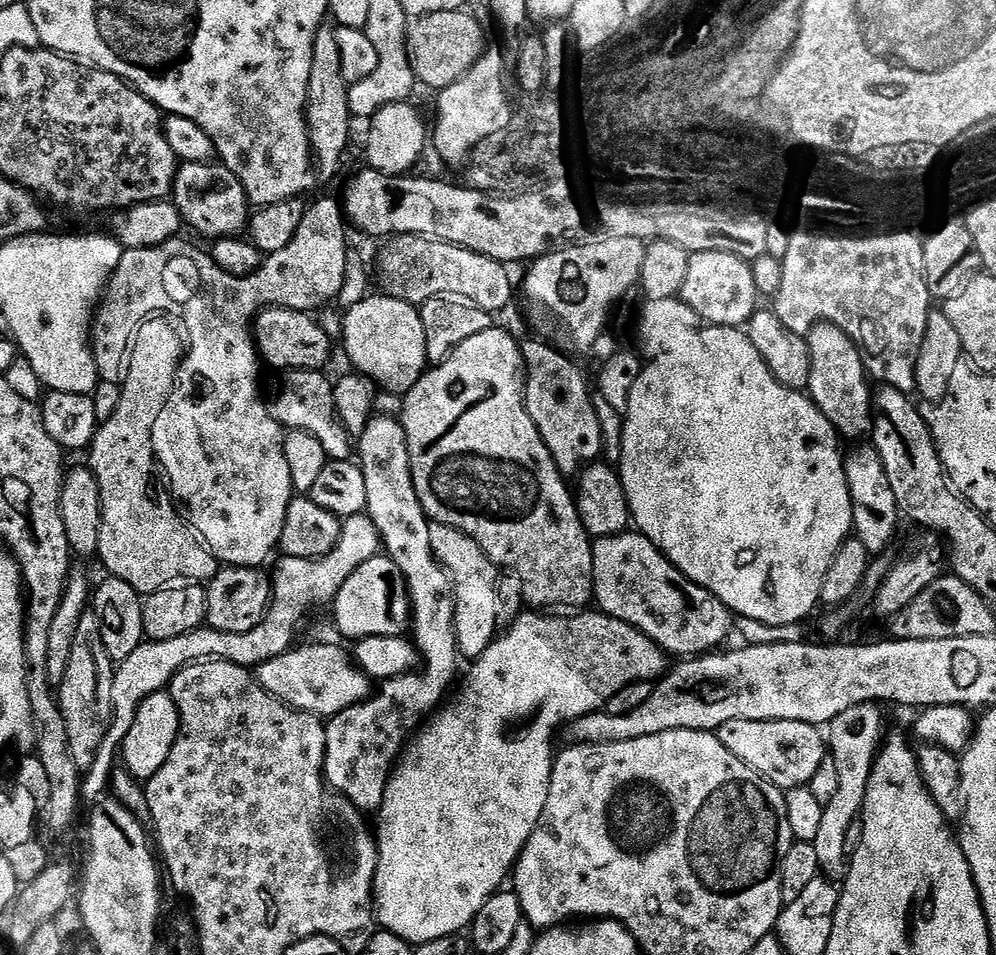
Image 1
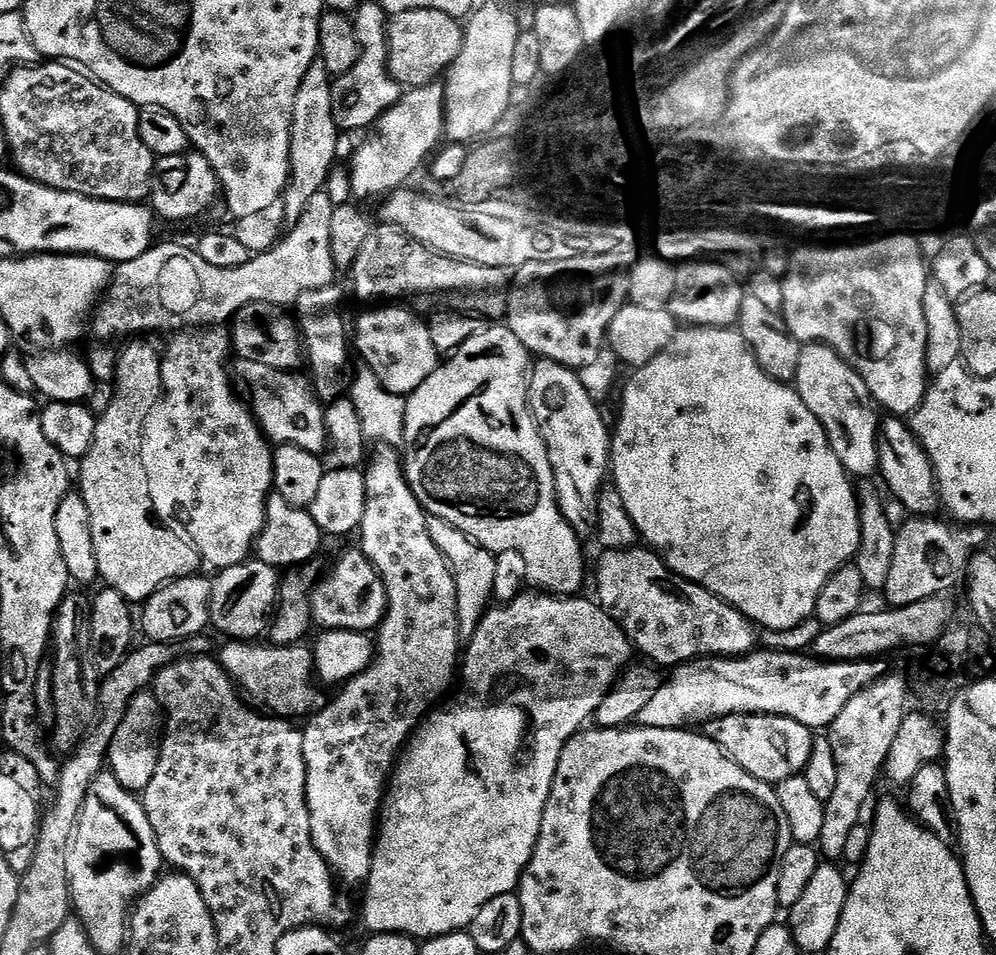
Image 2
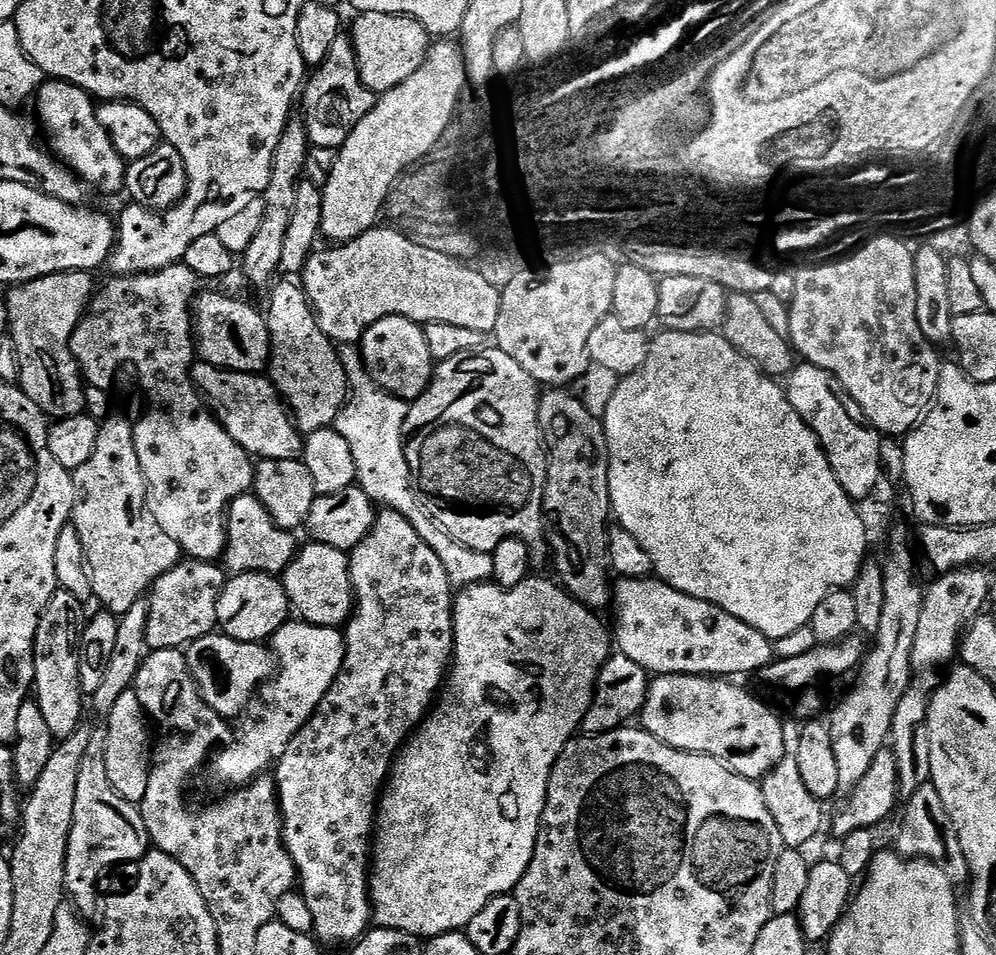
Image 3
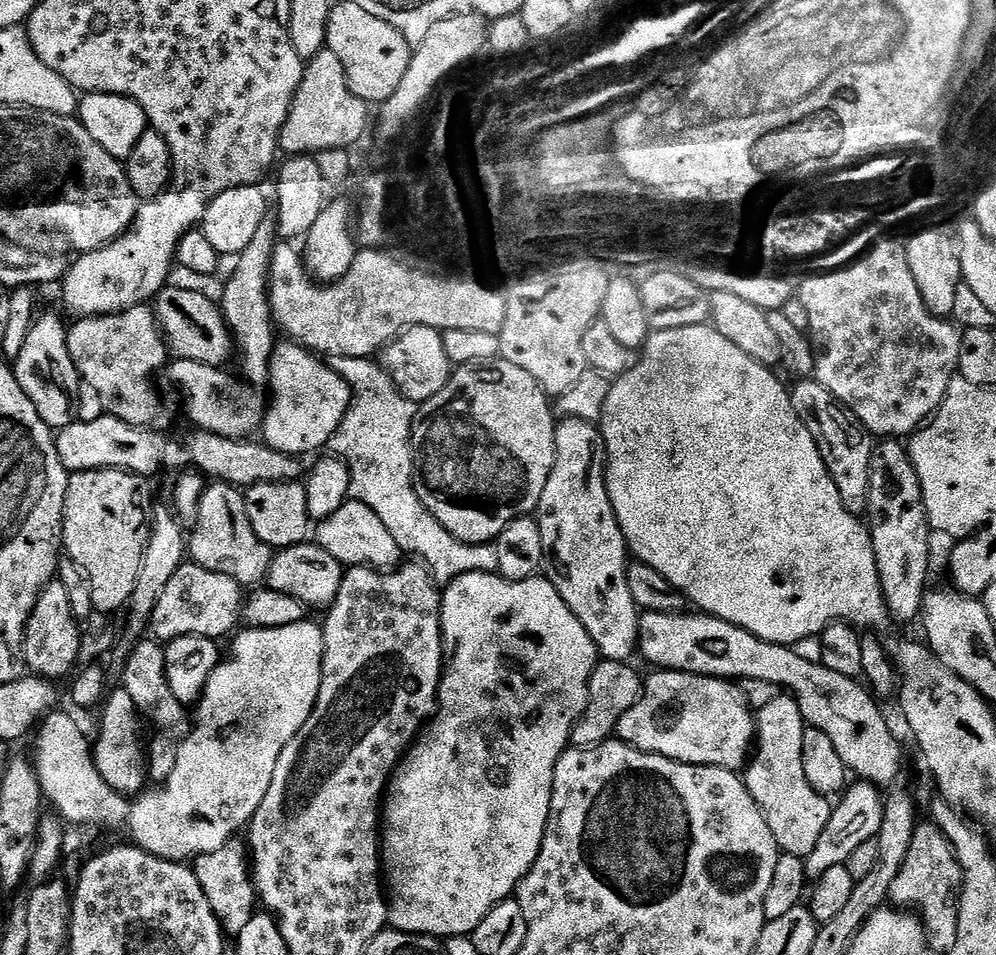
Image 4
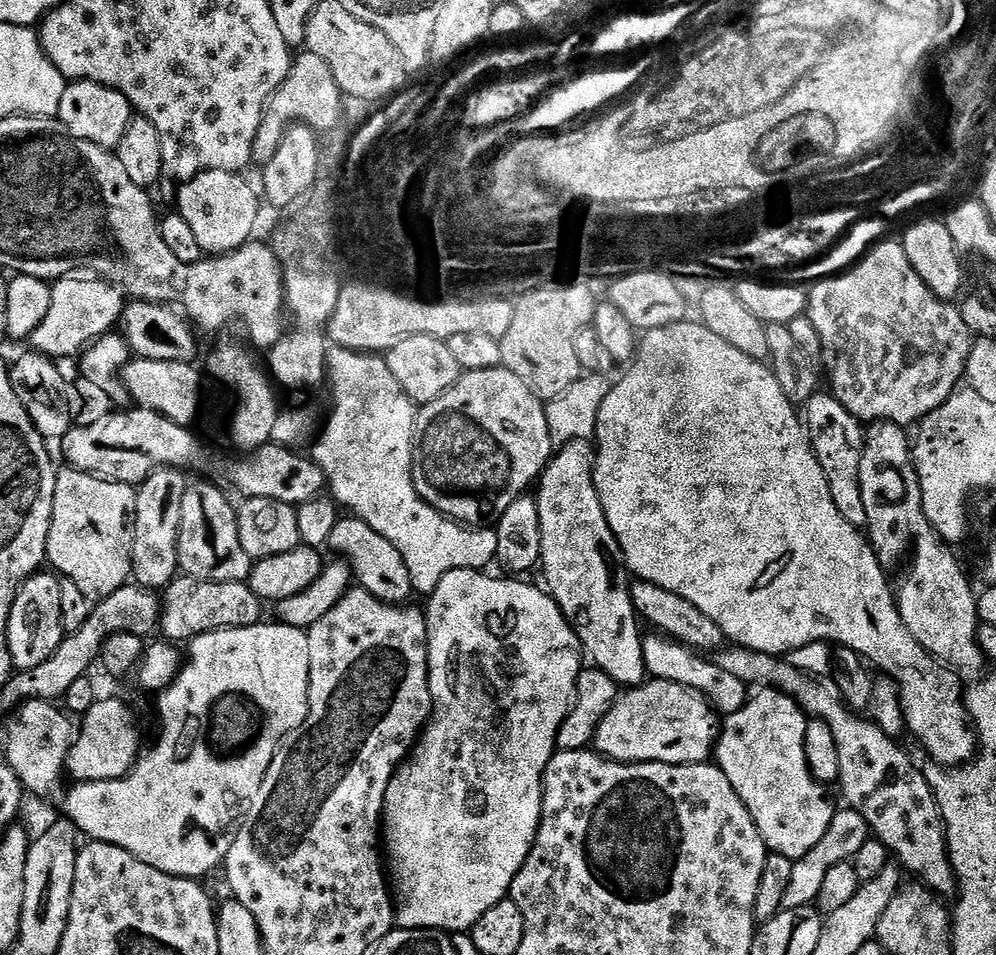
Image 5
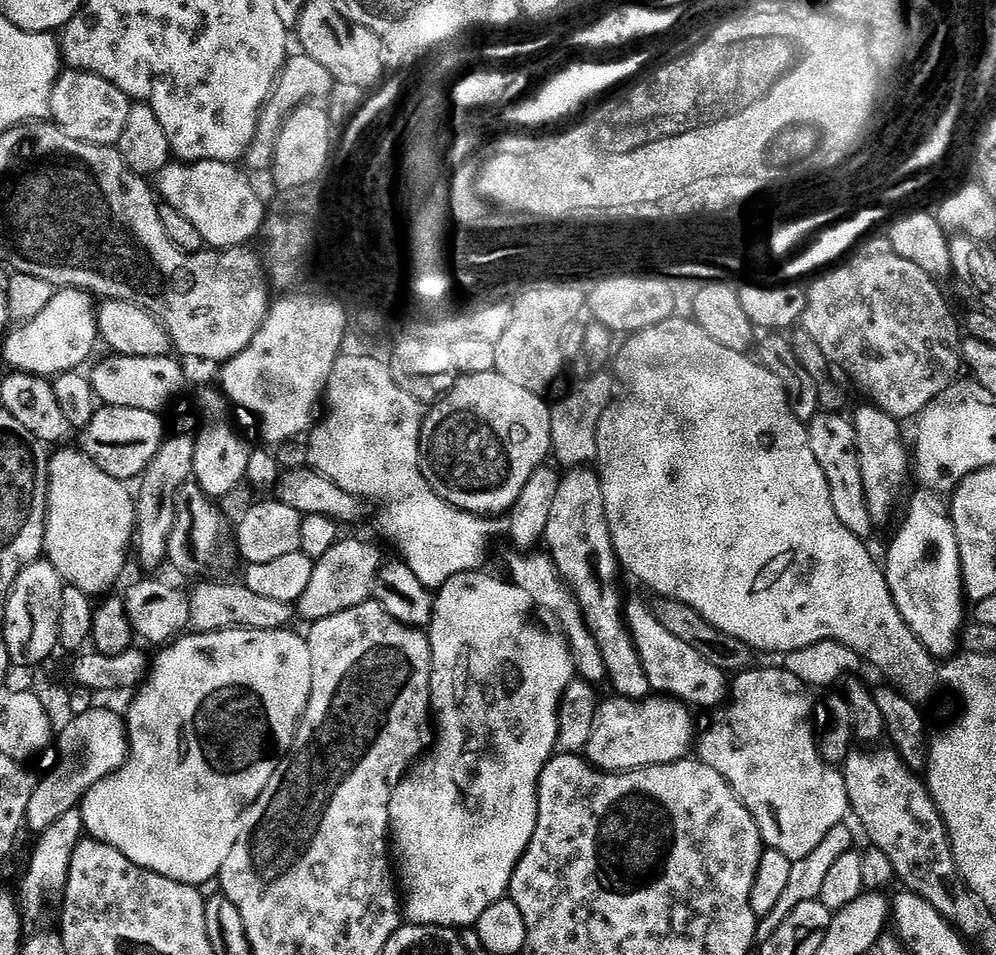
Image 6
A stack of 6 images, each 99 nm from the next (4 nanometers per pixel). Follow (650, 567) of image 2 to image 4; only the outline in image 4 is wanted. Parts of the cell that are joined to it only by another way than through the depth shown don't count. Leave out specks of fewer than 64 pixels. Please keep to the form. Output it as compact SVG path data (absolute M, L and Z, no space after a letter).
M684 610L679 612L645 611L639 617L639 655L644 655L650 663L656 664L652 666L657 669L670 672L692 672L696 676L718 676L722 680L733 682L739 682L746 678L762 678L763 681L775 684L781 689L792 688L791 695L802 714L805 725L822 730L829 738L836 736L836 740L852 740L852 704L875 704L878 702L857 677L835 673L834 670L827 669L824 664L815 659L813 659L814 661L807 660L806 657L796 653L795 647L759 640L754 633L742 630L737 624L731 624L717 616L707 614L687 616L686 613L687 611Z

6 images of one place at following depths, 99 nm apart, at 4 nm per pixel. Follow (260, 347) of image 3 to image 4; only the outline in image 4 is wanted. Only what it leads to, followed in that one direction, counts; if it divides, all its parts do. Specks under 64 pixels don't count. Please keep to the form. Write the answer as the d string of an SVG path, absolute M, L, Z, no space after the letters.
M165 286L161 292L154 298L154 311L159 323L161 332L164 333L164 339L167 347L176 351L175 355L181 360L193 360L203 364L223 365L224 359L234 352L234 341L229 332L228 325L225 324L224 315L218 307L217 301L211 300L208 296L203 296L200 292L195 292L192 288L172 288Z

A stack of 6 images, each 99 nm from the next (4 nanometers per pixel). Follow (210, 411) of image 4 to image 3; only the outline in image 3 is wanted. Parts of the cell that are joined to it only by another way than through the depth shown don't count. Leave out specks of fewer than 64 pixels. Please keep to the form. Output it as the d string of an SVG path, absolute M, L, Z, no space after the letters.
M200 363L194 368L199 391L216 403L215 413L243 448L261 461L303 457L305 437L288 404L267 375L235 372L233 368L218 368L215 364Z

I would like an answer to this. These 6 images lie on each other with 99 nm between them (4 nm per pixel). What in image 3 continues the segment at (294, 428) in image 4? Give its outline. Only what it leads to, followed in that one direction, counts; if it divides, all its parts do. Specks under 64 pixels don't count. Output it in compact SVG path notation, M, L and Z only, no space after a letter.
M277 279L271 292L272 305L266 308L268 328L272 332L270 379L305 433L335 425L348 400L349 369L344 369L336 353L337 345L322 327L312 301L297 281L295 284L292 280Z

